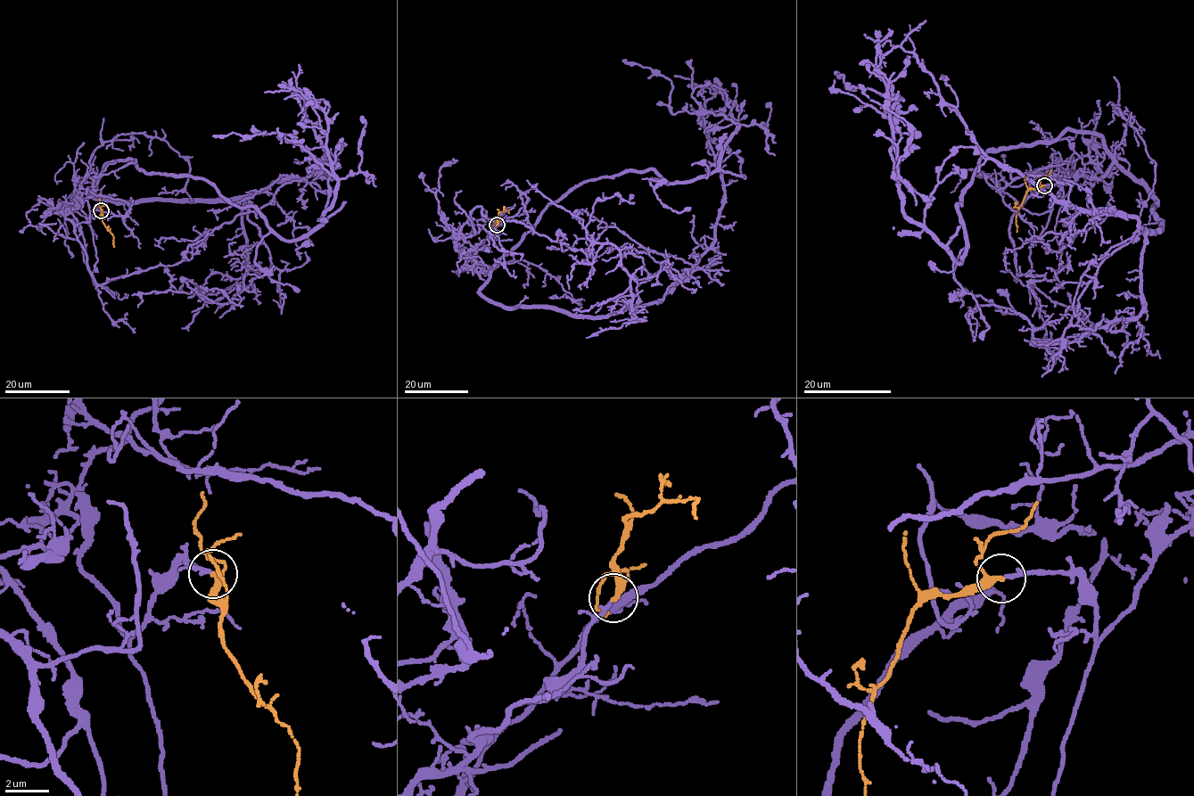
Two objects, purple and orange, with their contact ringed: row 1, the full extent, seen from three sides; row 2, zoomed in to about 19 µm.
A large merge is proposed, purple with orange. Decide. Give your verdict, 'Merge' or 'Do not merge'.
Merge

